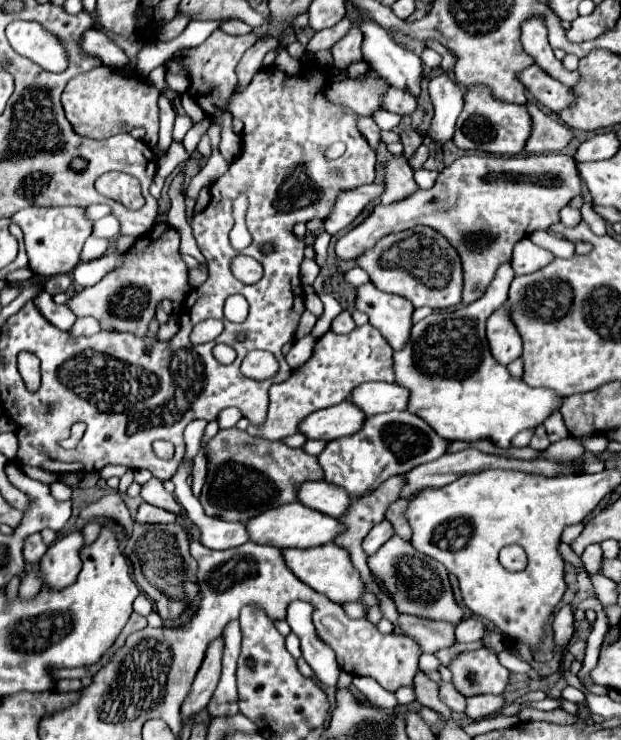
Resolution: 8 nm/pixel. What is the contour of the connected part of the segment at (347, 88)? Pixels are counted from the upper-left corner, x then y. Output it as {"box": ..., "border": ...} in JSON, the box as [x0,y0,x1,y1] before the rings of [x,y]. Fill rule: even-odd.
{"box":[325,69,387,117],"border":[[[369,69],[369,79],[365,79],[365,83],[357,83],[355,79],[331,81],[325,95],[331,103],[369,117],[373,111],[384,110],[383,93],[386,90],[387,81]]]}

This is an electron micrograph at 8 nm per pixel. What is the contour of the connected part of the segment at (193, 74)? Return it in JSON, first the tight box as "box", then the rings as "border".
{"box":[175,31,258,161],"border":[[[213,31],[203,45],[199,47],[191,47],[191,49],[181,49],[175,53],[177,61],[187,65],[189,77],[191,77],[191,95],[193,99],[201,105],[201,109],[205,109],[205,113],[211,119],[219,119],[221,121],[221,143],[219,143],[219,151],[227,161],[233,161],[235,155],[239,153],[239,143],[237,143],[237,135],[231,129],[231,113],[227,111],[225,103],[231,95],[231,91],[237,85],[237,75],[235,75],[235,67],[241,61],[243,53],[252,47],[258,39],[253,33],[243,35],[227,35],[223,31]]]}

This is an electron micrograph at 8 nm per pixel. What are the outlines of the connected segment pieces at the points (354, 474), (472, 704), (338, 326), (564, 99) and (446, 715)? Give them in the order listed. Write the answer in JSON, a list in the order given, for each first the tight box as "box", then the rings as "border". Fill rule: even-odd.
[{"box":[317,411,447,501],"border":[[[389,411],[367,417],[357,433],[329,441],[317,459],[325,473],[323,479],[337,487],[343,487],[347,495],[355,501],[371,495],[385,479],[397,473],[411,471],[421,463],[439,459],[445,453],[445,449],[447,441],[441,439],[433,429],[429,429],[423,419],[417,419],[417,415],[409,415],[409,411]]]},{"box":[465,695,505,721],"border":[[[477,695],[477,697],[469,697],[467,699],[465,717],[471,719],[471,721],[477,721],[481,717],[489,717],[489,715],[501,711],[503,705],[505,705],[505,701],[499,695]]]},{"box":[331,311,355,333],"border":[[[341,311],[335,319],[333,319],[333,323],[331,323],[331,331],[333,333],[349,333],[349,331],[353,331],[355,329],[355,323],[353,323],[353,319],[351,319],[351,315],[347,313],[347,311]]]},{"box":[517,65,573,113],"border":[[[531,65],[523,71],[519,71],[517,79],[523,83],[523,87],[547,109],[551,109],[553,113],[565,109],[571,105],[573,95],[571,95],[571,87],[565,87],[561,83],[557,83],[553,77],[545,75],[545,71],[541,71],[537,65]]]},{"box":[413,671,451,721],"border":[[[419,671],[415,675],[415,681],[413,681],[413,689],[415,689],[415,701],[437,711],[445,721],[451,719],[451,711],[447,707],[443,707],[443,703],[439,701],[439,695],[437,695],[437,683],[431,681],[423,671]]]}]

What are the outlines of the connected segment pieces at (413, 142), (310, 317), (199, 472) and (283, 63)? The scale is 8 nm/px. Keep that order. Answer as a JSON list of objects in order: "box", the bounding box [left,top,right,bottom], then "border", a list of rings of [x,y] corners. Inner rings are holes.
[{"box":[399,131,421,157],"border":[[[403,131],[399,137],[401,137],[401,143],[405,147],[407,157],[411,157],[411,153],[421,145],[421,137],[417,131]]]},{"box":[297,311,317,337],"border":[[[305,311],[301,317],[301,323],[299,323],[299,329],[297,329],[297,337],[305,337],[313,329],[315,321],[317,321],[317,317],[311,311]]]},{"box":[191,451,207,497],"border":[[[199,451],[199,455],[193,461],[193,483],[191,483],[195,497],[201,495],[201,487],[205,483],[205,477],[207,477],[207,453]]]},{"box":[275,49,303,77],"border":[[[281,49],[281,51],[279,51],[279,55],[277,55],[277,59],[275,59],[275,65],[277,65],[283,73],[287,73],[289,77],[295,77],[295,75],[299,75],[299,73],[303,71],[301,61],[299,61],[299,59],[289,57],[289,53],[287,53],[285,49]]]}]

